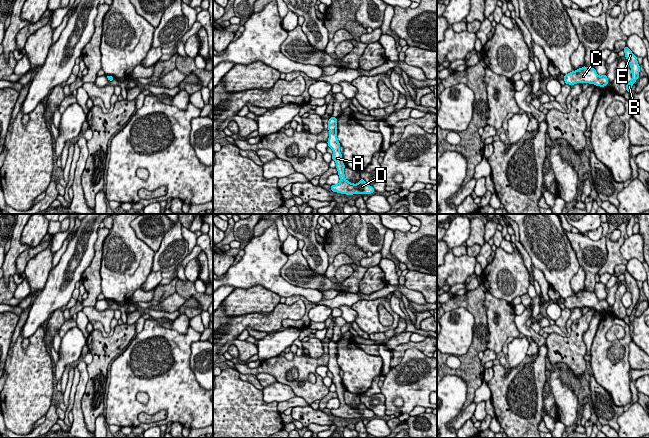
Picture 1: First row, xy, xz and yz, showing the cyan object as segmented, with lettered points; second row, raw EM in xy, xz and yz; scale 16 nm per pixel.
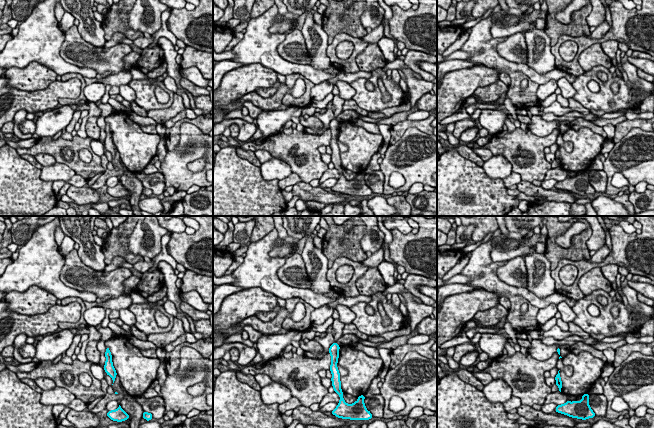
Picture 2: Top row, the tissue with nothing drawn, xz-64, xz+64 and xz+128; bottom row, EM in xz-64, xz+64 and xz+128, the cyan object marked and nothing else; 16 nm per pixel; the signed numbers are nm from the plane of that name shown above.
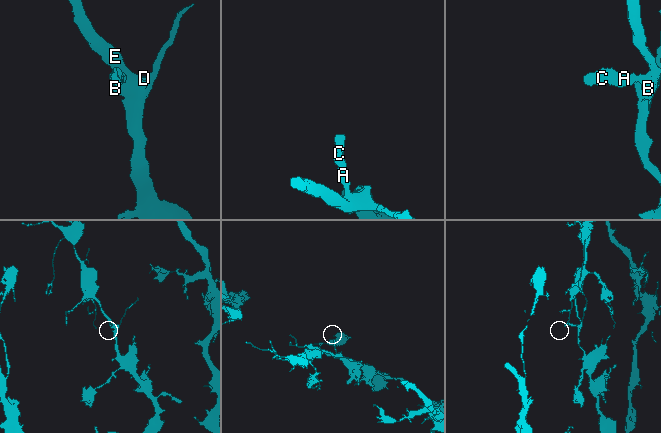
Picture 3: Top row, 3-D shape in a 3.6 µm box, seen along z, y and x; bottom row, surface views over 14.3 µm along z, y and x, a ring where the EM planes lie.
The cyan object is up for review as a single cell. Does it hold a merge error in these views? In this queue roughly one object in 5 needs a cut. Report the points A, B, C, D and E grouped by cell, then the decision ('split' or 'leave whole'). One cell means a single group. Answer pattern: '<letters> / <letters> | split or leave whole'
A B C D E | leave whole

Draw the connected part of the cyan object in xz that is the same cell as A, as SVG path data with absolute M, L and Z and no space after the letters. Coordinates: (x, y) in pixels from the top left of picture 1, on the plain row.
M331 341L328 345L329 363L327 365L328 370L333 374L332 383L336 386L336 392L340 405L338 408L331 409L333 416L341 418L371 418L375 416L374 412L368 409L362 402L357 408L353 408L345 403L342 378L340 377L340 367L337 363L337 342Z

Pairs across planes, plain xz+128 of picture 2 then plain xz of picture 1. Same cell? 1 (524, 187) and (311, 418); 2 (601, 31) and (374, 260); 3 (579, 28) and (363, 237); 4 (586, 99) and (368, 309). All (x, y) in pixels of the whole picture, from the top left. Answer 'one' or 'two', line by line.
1: one
2: one
3: two
4: one

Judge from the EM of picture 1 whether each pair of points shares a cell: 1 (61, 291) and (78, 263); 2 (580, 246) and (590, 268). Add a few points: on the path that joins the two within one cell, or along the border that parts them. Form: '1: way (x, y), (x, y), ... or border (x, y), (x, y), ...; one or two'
1: way (61, 284), (62, 279), (71, 270); one
2: way (585, 251), (588, 254), (588, 263); one

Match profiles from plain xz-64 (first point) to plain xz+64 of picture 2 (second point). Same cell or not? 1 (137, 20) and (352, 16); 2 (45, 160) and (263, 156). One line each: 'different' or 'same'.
1: different
2: same

